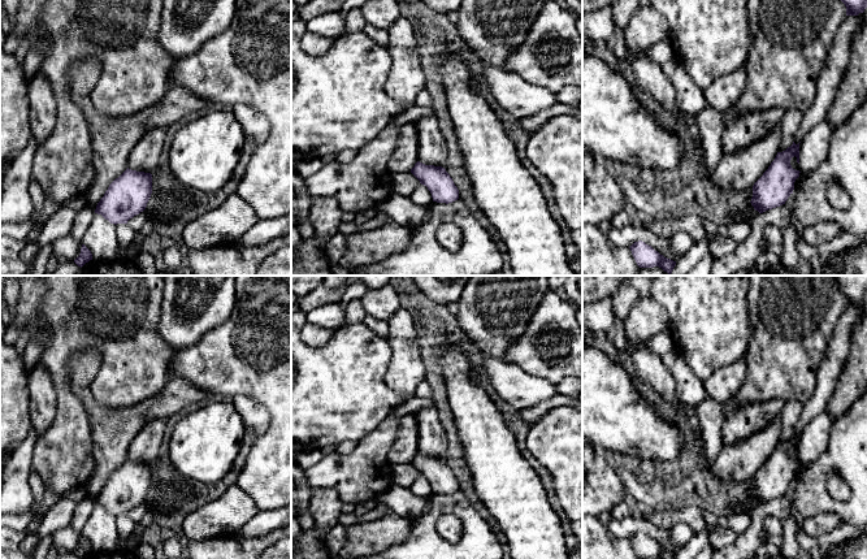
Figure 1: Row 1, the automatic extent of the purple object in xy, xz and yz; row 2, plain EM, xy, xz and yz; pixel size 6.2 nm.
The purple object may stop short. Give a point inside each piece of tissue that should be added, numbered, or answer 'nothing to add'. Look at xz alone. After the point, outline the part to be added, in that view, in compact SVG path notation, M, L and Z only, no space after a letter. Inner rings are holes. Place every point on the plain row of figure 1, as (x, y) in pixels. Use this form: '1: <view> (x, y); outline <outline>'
nothing to add

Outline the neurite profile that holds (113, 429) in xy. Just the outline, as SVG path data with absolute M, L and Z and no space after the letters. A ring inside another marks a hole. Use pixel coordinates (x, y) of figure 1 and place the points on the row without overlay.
M96 348L78 351L68 363L74 394L86 404L91 417L95 471L82 489L84 498L96 498L109 476L129 459L129 447L140 429L159 419L205 400L209 394L179 376L172 376L164 389L131 407L109 408L94 400L92 373L100 367Z

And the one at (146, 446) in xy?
M166 420L146 424L129 447L129 460L153 465L157 462Z

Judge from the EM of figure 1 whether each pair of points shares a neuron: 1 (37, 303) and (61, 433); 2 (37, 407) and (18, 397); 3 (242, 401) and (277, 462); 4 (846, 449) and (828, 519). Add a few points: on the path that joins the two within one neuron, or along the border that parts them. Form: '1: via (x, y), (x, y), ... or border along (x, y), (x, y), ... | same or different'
1: via (60, 336), (60, 377), (64, 401) | same
2: border along (26, 376), (31, 428) | different
3: border along (255, 402), (271, 416), (261, 433) | different
4: border along (805, 516), (835, 514), (841, 520) | different

